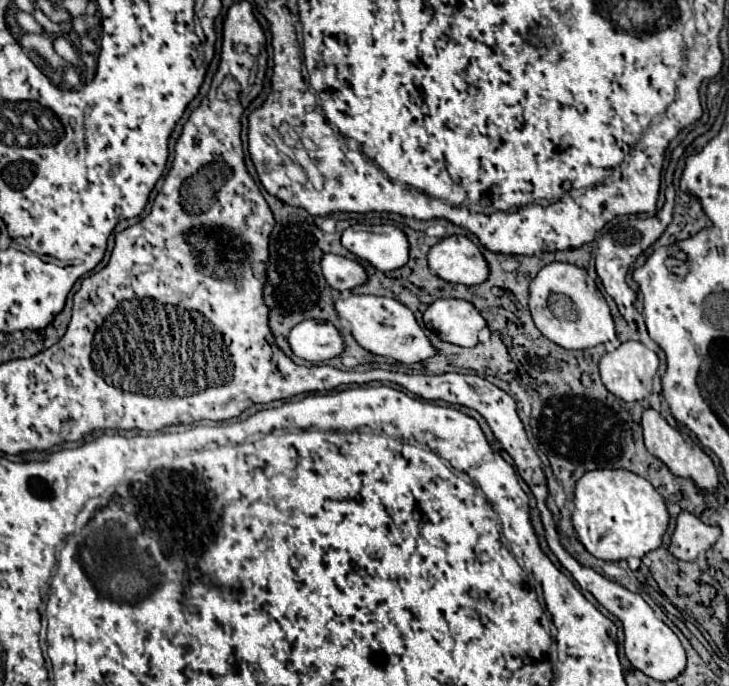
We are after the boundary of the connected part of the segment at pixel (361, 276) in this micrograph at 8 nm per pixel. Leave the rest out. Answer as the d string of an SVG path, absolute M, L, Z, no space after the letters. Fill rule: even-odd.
M327 253L321 257L321 271L325 281L341 293L351 291L353 287L365 283L367 279L365 269L357 261L351 261L335 253Z

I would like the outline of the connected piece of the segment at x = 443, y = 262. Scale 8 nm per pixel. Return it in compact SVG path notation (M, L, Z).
M451 235L429 249L429 269L449 283L479 285L487 279L489 267L479 247L465 235Z

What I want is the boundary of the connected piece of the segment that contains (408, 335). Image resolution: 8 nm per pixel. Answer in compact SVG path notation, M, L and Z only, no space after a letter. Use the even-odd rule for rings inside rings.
M351 293L347 299L341 297L335 301L335 313L339 319L349 321L351 335L355 337L355 341L373 355L391 357L401 363L417 363L435 355L433 345L425 337L423 329L417 325L411 309L391 297Z

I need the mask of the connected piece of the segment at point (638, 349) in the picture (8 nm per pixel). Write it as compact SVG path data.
M639 341L623 343L613 353L605 353L599 363L601 381L607 387L607 391L611 391L615 397L619 397L627 403L641 401L651 395L651 379L657 373L657 367L659 367L659 357Z

